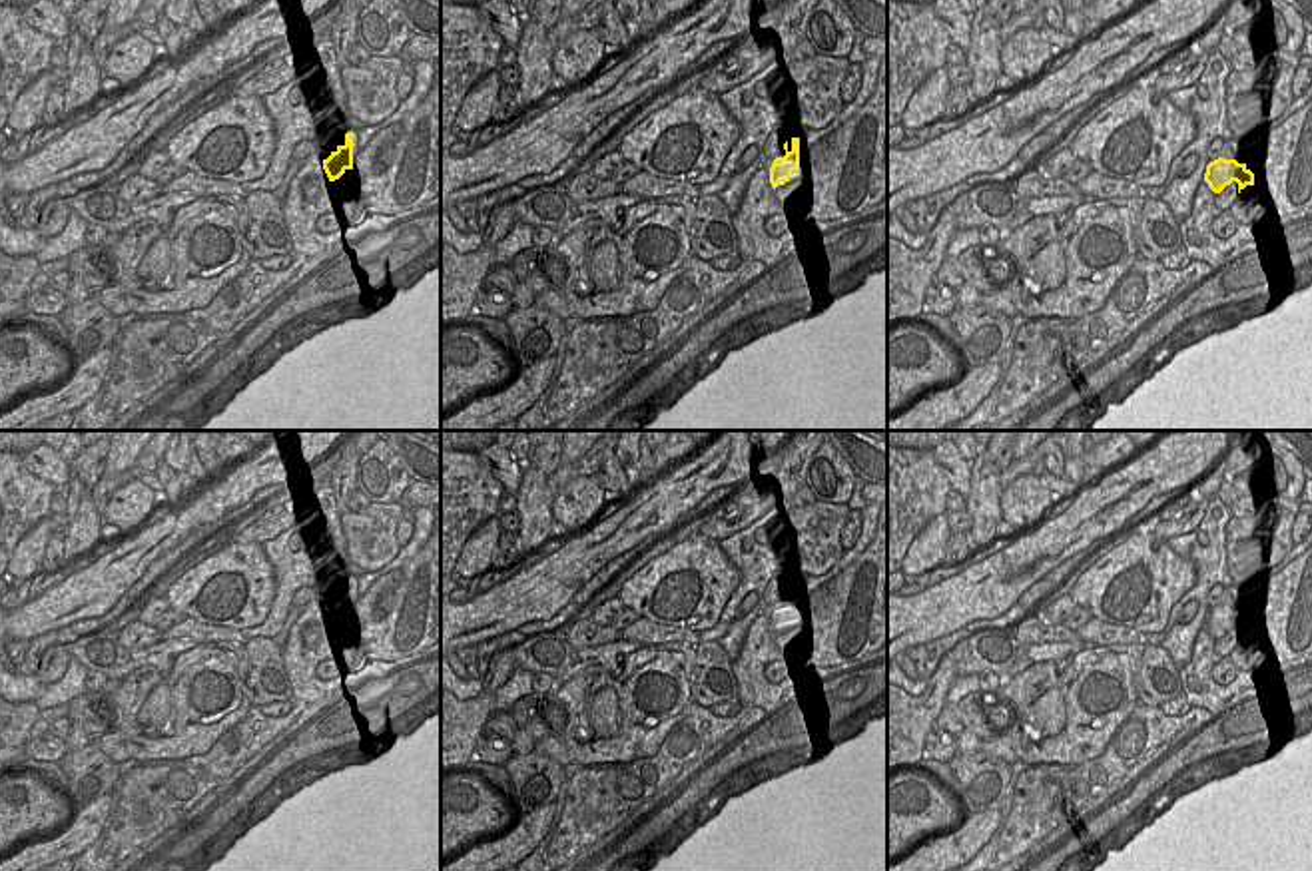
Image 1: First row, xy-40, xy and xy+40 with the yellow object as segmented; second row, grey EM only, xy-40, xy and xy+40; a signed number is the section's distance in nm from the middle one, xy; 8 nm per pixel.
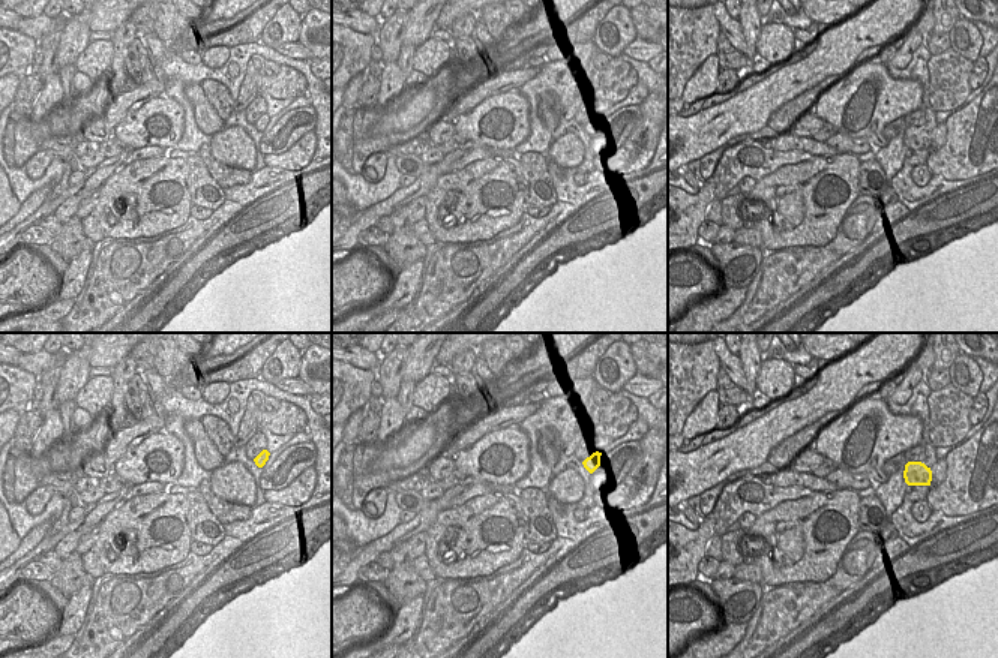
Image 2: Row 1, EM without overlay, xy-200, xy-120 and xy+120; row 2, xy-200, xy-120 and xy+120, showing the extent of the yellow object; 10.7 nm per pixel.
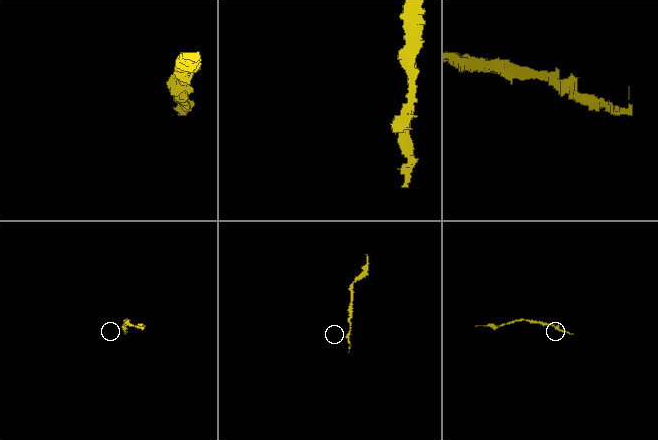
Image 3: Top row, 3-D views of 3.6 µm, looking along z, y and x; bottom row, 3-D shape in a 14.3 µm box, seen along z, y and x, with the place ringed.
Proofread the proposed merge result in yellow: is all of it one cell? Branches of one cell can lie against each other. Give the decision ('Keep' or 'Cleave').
Cleave

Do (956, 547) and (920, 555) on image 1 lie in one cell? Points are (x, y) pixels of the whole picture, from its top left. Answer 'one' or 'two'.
two

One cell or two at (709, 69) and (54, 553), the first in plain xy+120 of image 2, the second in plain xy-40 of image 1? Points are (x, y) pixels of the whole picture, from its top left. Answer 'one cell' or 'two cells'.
two cells

